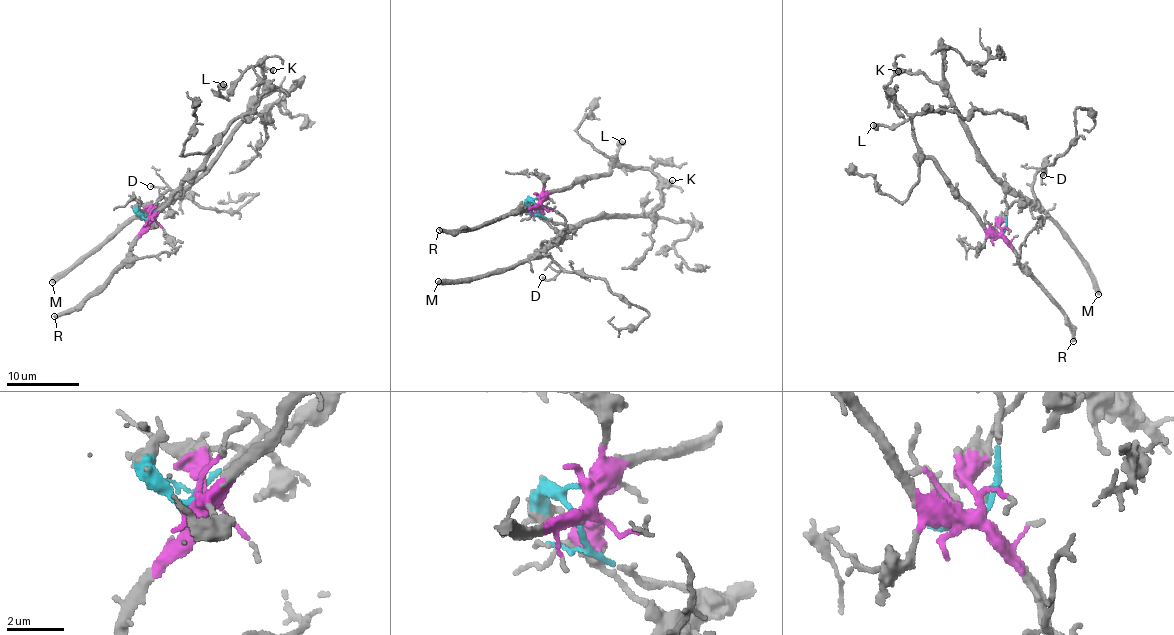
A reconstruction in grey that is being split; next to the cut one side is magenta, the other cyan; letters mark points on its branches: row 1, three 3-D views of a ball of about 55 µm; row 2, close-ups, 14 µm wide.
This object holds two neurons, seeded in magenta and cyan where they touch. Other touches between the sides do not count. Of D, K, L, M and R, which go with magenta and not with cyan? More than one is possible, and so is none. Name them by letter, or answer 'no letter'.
R

